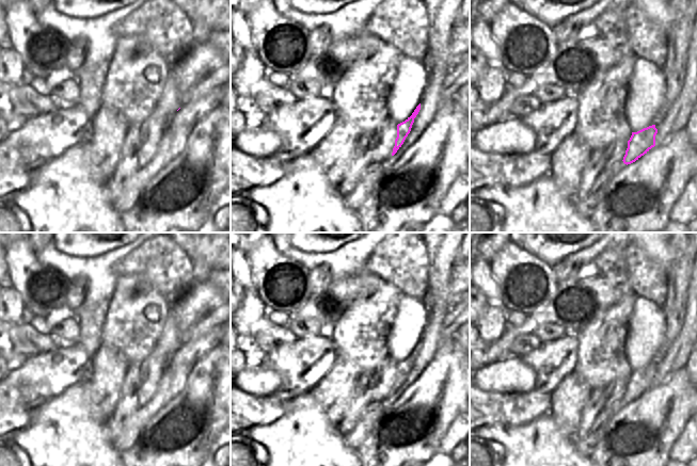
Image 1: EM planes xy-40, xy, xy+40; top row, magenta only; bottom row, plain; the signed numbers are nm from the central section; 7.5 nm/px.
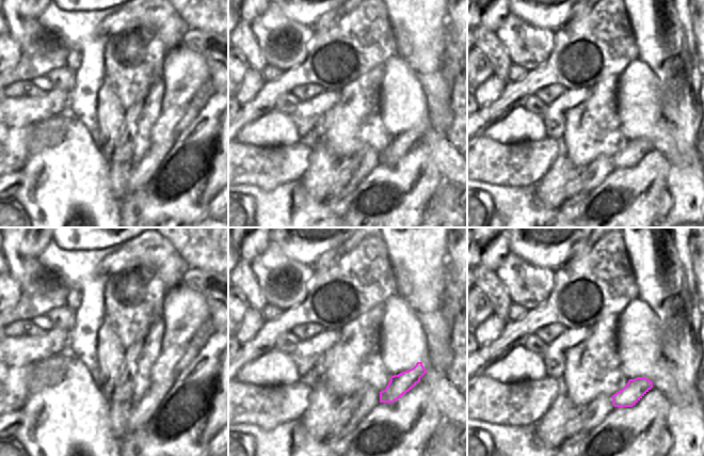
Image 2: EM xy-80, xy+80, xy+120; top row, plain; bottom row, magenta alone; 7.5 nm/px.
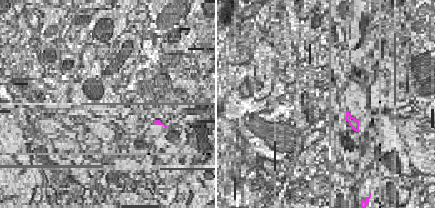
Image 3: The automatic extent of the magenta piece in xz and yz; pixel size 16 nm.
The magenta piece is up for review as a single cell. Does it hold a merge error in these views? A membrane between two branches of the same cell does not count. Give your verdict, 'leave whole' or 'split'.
split

